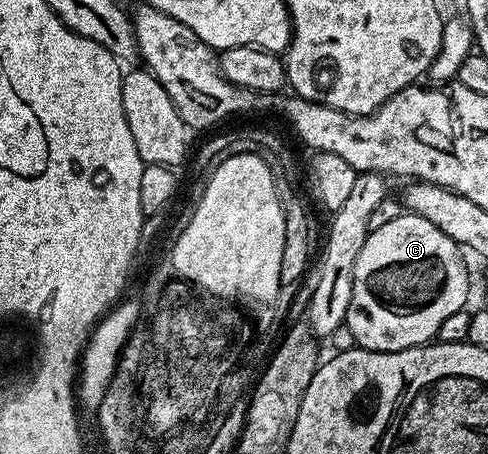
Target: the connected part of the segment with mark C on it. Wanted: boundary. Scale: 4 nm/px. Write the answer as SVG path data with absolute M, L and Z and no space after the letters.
M404 212L396 220L384 224L384 228L376 228L366 235L364 248L360 248L360 256L356 256L356 268L354 269L354 279L352 280L352 304L348 304L346 321L344 325L351 329L355 343L363 350L381 350L382 353L396 352L397 350L407 350L413 346L424 346L433 343L440 332L440 324L452 316L452 312L460 312L467 309L466 297L470 294L470 278L466 275L466 266L462 263L463 251L457 242L454 242L432 220L424 220L424 216Z

